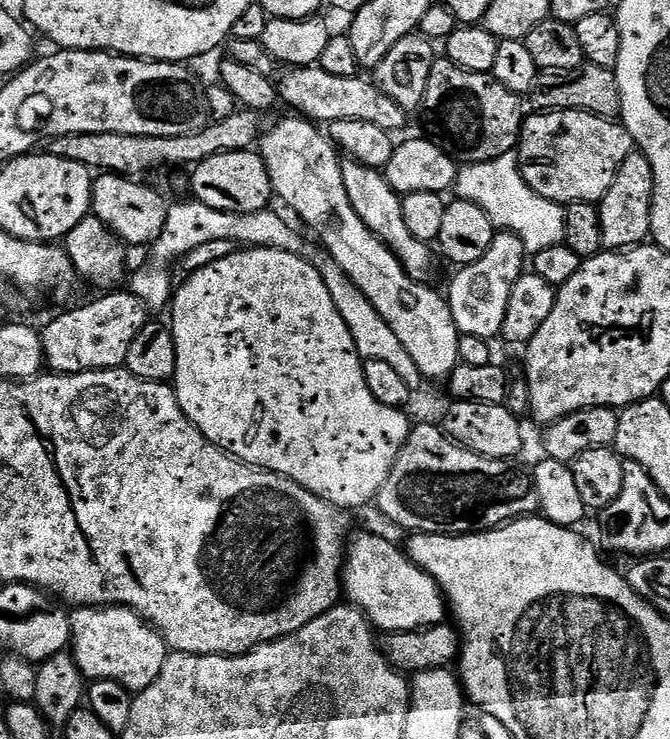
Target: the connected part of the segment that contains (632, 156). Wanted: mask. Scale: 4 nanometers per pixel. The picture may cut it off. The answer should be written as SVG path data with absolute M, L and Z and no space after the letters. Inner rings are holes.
M634 150L622 162L610 190L599 201L602 218L602 238L605 249L631 250L647 241L652 230L652 195L654 194L654 170L643 152Z

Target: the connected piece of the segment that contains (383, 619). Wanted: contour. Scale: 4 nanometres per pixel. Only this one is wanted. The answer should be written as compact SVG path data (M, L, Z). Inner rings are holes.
M360 532L354 536L346 544L342 592L347 603L367 616L373 629L391 634L445 623L444 593L435 578L414 563L401 545L399 548L386 537L375 536L372 532Z

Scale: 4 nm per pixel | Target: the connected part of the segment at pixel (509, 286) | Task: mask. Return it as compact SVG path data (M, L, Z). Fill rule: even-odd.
M497 231L490 242L490 250L486 250L478 262L463 265L446 291L450 314L454 314L461 336L473 336L489 342L500 336L502 322L506 322L506 306L510 306L510 290L514 290L514 282L518 282L525 271L524 243L513 232Z

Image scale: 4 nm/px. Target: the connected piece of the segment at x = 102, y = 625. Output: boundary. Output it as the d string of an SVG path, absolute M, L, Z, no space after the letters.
M109 606L106 608L78 608L69 615L69 630L71 632L70 651L76 659L78 670L85 681L113 680L133 694L149 688L162 674L162 666L170 654L170 649L164 643L163 636L130 608Z

